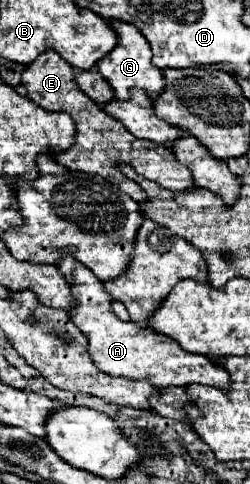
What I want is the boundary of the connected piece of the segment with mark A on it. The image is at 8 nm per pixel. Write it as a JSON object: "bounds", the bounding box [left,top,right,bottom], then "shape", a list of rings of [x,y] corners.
{"bounds":[59,254,229,390],"shape":[[[65,254],[59,270],[63,272],[67,284],[71,286],[73,298],[77,302],[77,308],[69,310],[71,320],[87,336],[89,354],[97,368],[105,370],[105,374],[129,380],[147,378],[157,388],[205,384],[219,390],[229,390],[229,372],[221,364],[215,364],[205,356],[185,352],[173,338],[165,334],[157,334],[153,330],[139,328],[133,322],[119,320],[111,308],[113,298],[109,298],[109,292],[105,292],[103,282],[95,278],[95,274],[87,266]]]}

